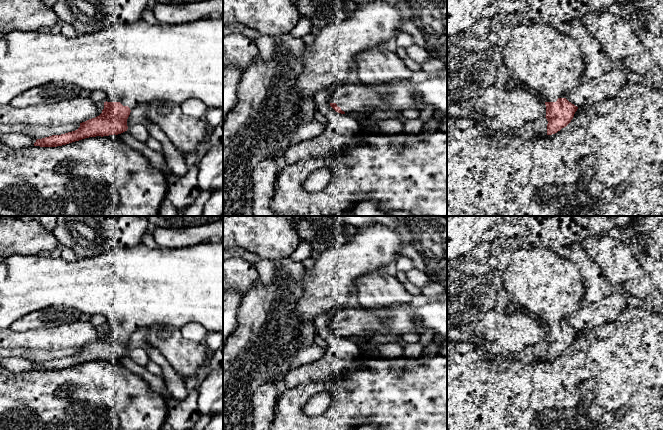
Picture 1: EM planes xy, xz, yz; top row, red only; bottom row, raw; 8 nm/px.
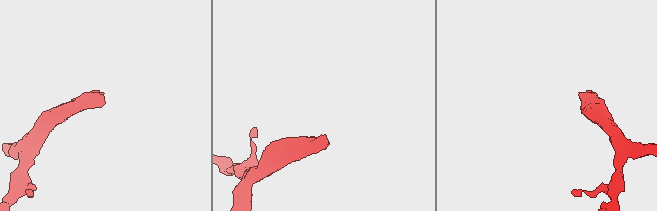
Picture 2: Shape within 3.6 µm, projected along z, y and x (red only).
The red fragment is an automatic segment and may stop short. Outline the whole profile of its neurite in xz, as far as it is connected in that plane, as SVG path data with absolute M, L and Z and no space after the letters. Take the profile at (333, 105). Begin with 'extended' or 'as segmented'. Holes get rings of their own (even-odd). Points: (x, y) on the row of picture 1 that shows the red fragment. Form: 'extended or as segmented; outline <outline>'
extended; outline M447 67L437 72L413 71L409 79L396 79L381 86L386 86L389 92L378 92L379 86L345 82L332 90L330 106L338 113L351 115L370 113L377 108L403 111L420 103L424 110L431 110L435 114L447 117Z

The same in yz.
extended; outline M529 22L513 27L511 37L503 47L502 60L510 75L516 76L523 84L537 91L546 105L547 135L566 127L578 107L565 96L569 90L579 86L585 75L585 65L577 40L563 34L548 24Z

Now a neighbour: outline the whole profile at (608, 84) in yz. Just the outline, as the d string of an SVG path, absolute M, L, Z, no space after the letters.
M613 67L581 82L578 87L569 90L565 98L577 107L599 103L620 93L626 80L627 71Z

